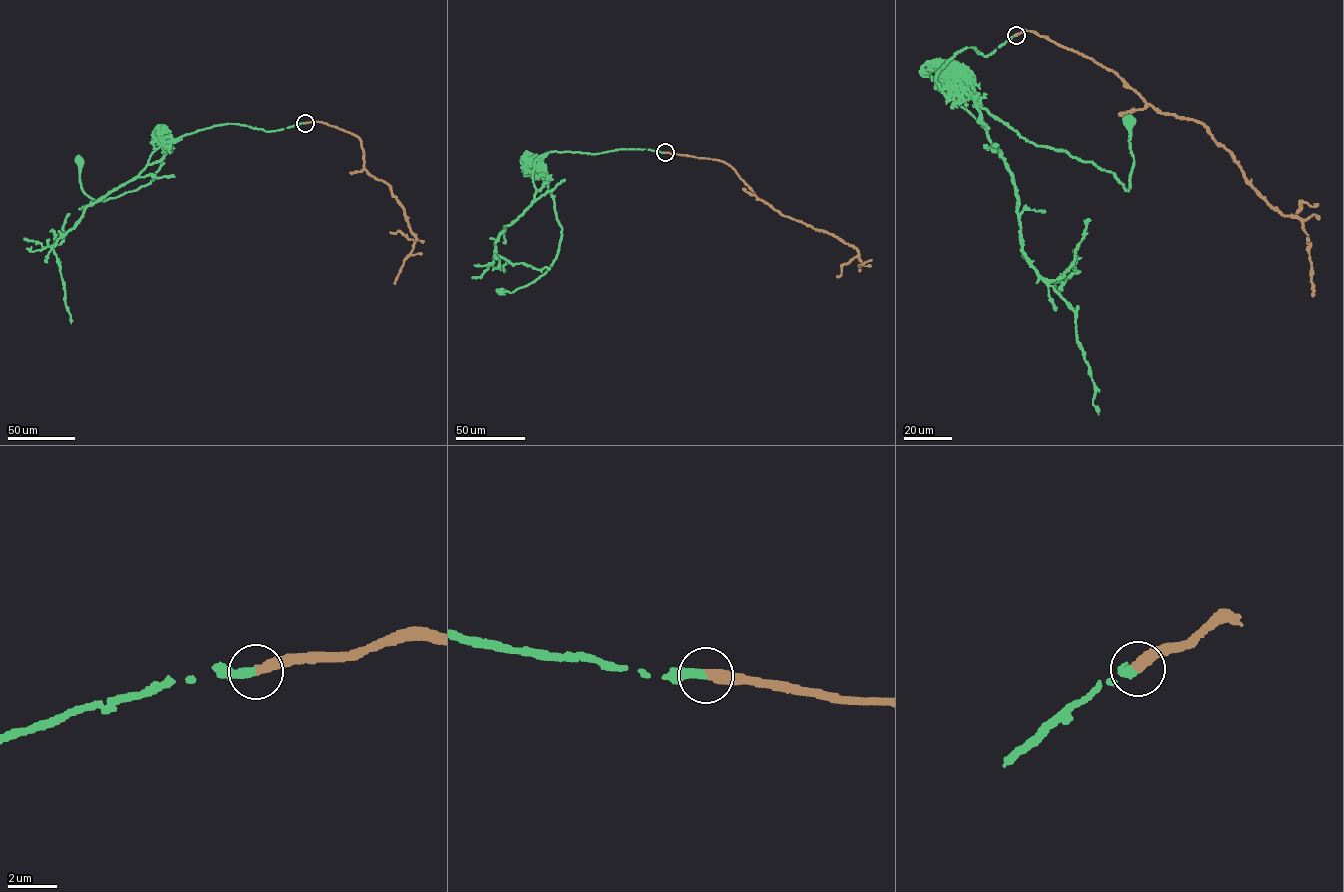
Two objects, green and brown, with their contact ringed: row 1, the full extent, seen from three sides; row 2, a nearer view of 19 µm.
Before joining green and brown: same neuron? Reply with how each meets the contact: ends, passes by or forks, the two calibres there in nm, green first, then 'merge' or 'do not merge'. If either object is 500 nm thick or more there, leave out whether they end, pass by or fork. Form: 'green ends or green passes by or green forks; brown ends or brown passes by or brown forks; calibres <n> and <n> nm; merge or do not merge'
green ends; brown ends; calibres 320 and 420 nm; merge

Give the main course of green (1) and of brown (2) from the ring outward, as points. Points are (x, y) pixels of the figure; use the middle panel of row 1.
1: (665, 152), (539, 156), (532, 173), (527, 170), (547, 177), (562, 229), (557, 257), (534, 281), (501, 292)
2: (665, 152), (725, 162), (756, 196), (781, 214), (832, 234), (856, 249), (862, 262), (860, 270)

